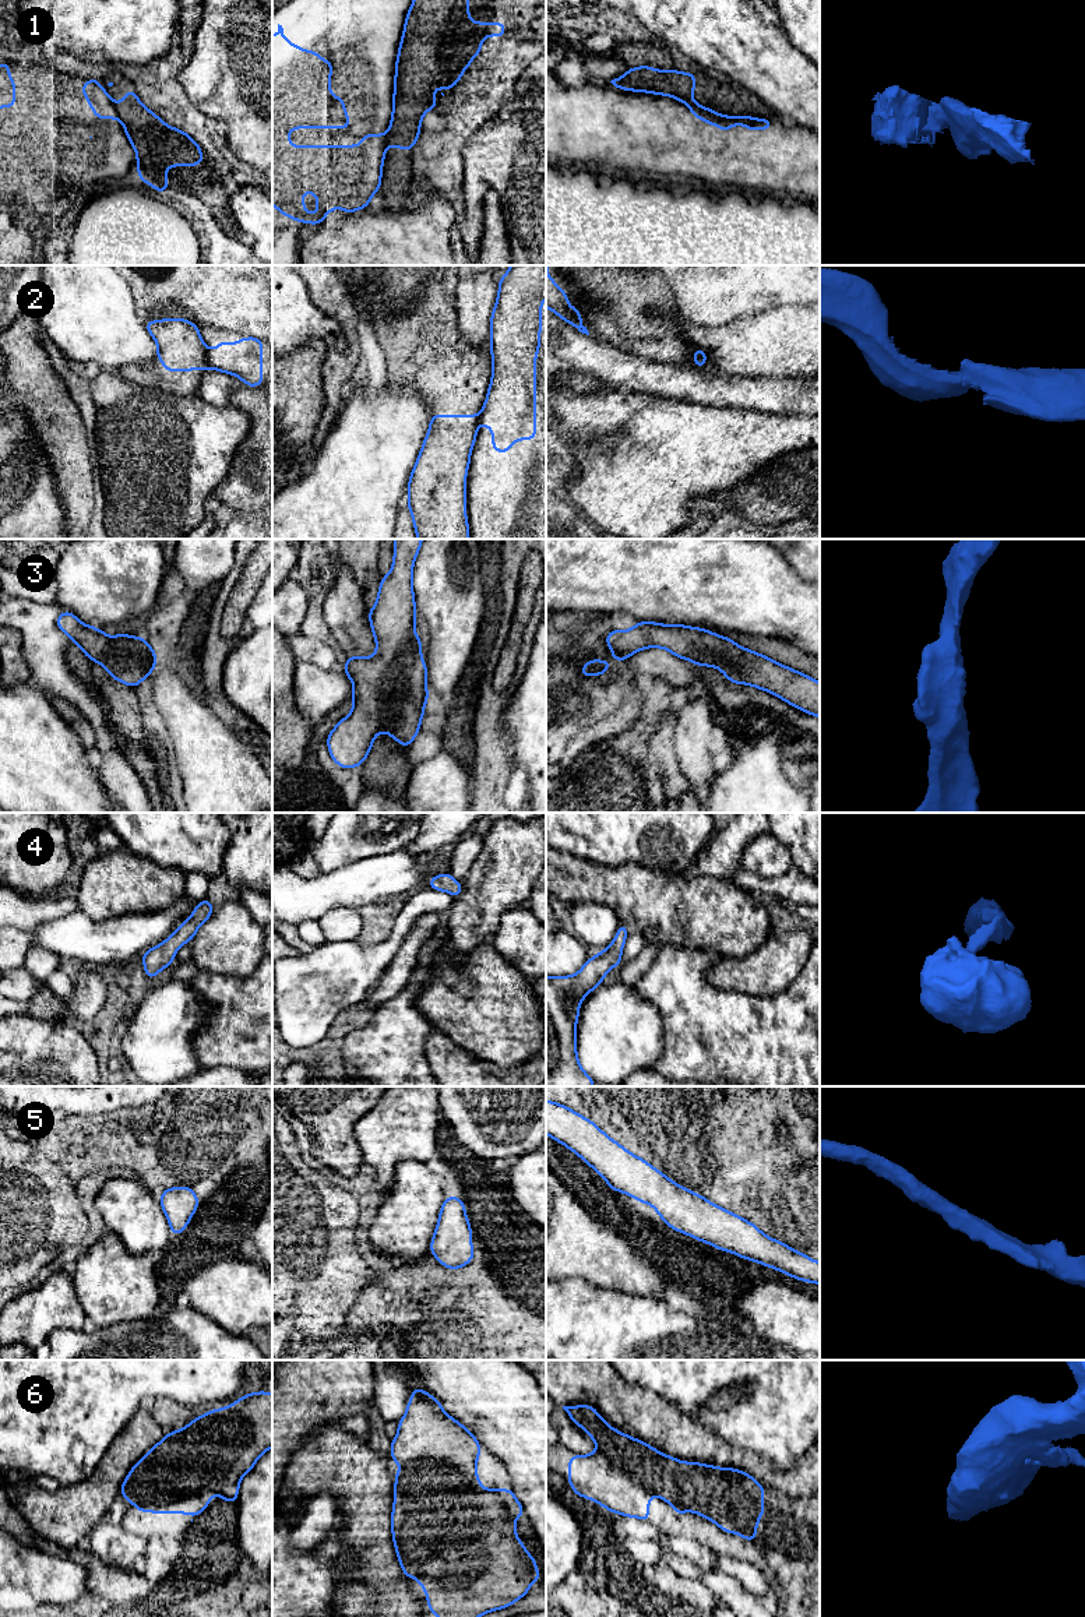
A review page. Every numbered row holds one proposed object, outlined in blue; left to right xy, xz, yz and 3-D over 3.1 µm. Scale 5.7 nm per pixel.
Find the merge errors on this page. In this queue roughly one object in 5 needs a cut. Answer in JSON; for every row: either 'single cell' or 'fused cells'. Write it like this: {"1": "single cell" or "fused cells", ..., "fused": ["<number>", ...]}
{"1": "fused cells", "2": "fused cells", "3": "single cell", "4": "single cell", "5": "single cell", "6": "single cell", "fused": ["1", "2"]}

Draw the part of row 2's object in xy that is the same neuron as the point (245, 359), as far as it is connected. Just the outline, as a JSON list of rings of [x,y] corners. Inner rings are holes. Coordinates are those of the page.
[[[256,337],[239,338],[232,346],[219,341],[216,349],[207,349],[209,369],[235,374],[249,387],[263,385],[263,341]]]

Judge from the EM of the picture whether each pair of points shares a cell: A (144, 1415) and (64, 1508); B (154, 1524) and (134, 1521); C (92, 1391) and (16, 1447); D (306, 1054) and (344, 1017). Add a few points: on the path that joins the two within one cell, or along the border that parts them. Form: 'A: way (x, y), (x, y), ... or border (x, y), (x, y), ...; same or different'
A: way (134, 1440), (116, 1464), (90, 1490); same
B: way (150, 1524), (138, 1524); same
C: way (73, 1402), (57, 1418), (45, 1418), (35, 1427); same
D: way (319, 1053), (335, 1036), (338, 1029); same

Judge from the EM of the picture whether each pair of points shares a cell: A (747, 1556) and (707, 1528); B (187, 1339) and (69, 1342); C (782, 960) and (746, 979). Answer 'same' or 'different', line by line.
A: same
B: same
C: same

